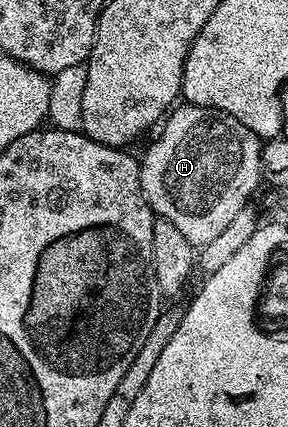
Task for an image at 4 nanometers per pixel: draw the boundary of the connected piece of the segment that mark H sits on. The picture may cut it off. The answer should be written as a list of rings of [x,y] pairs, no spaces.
[[[186,103],[176,104],[168,112],[158,133],[159,138],[139,161],[139,178],[145,199],[156,218],[173,223],[173,227],[177,227],[177,231],[181,231],[191,245],[208,245],[221,231],[225,231],[237,211],[252,200],[259,181],[261,185],[264,142],[249,127],[245,127],[245,123],[233,119],[233,115],[222,113],[220,109]]]

